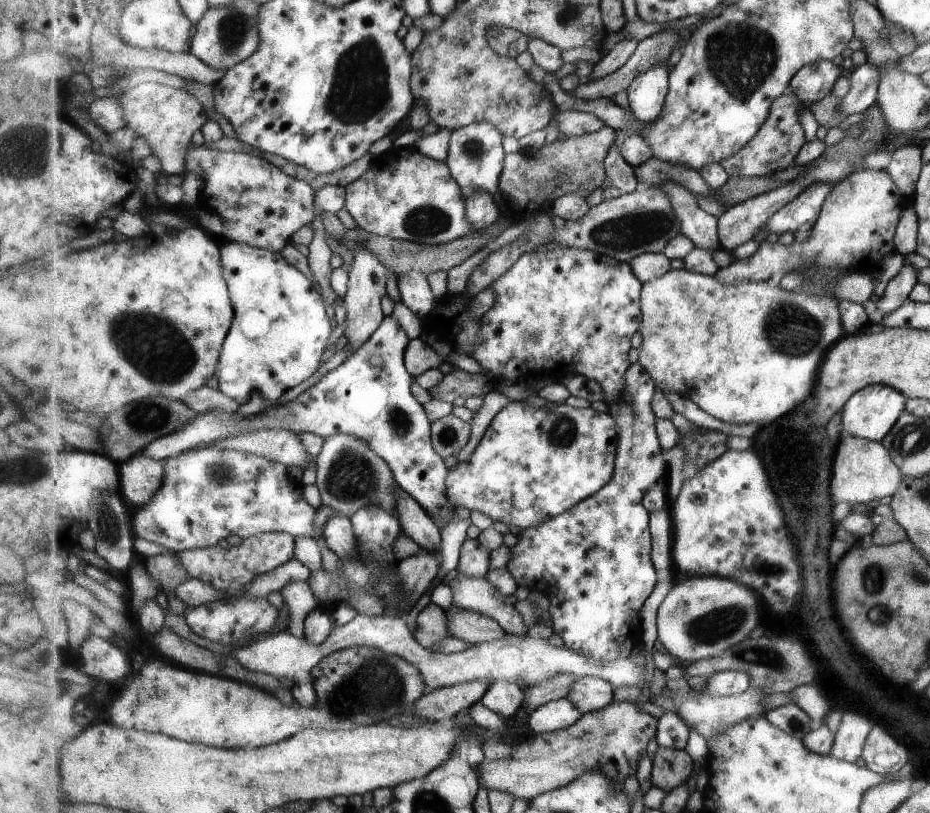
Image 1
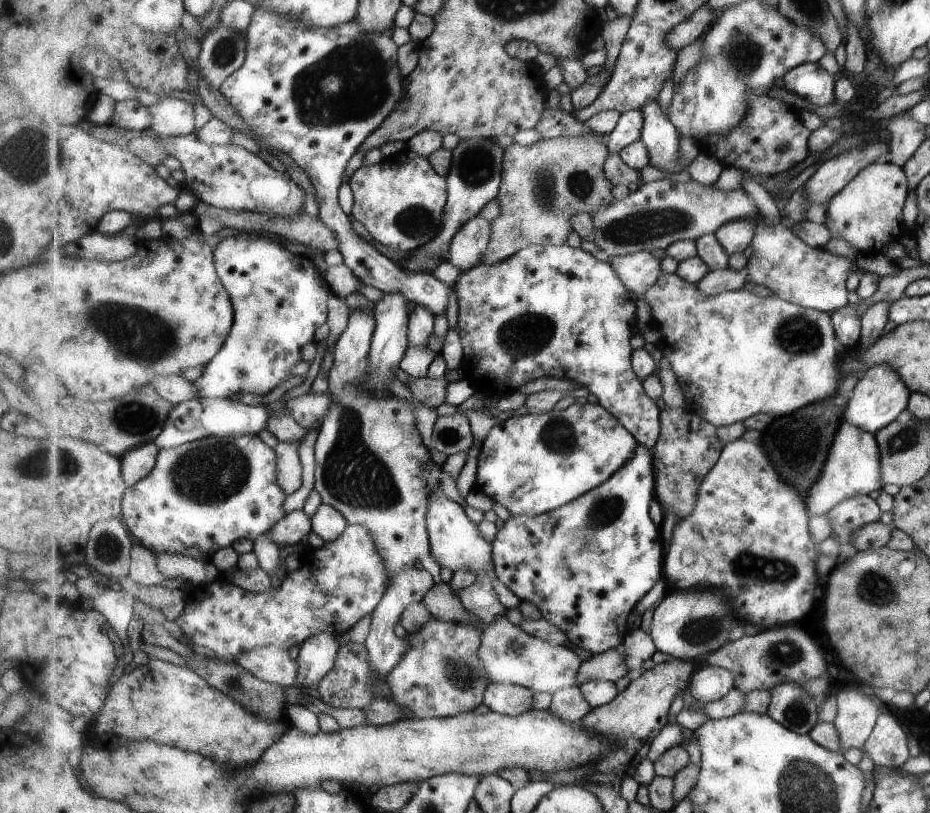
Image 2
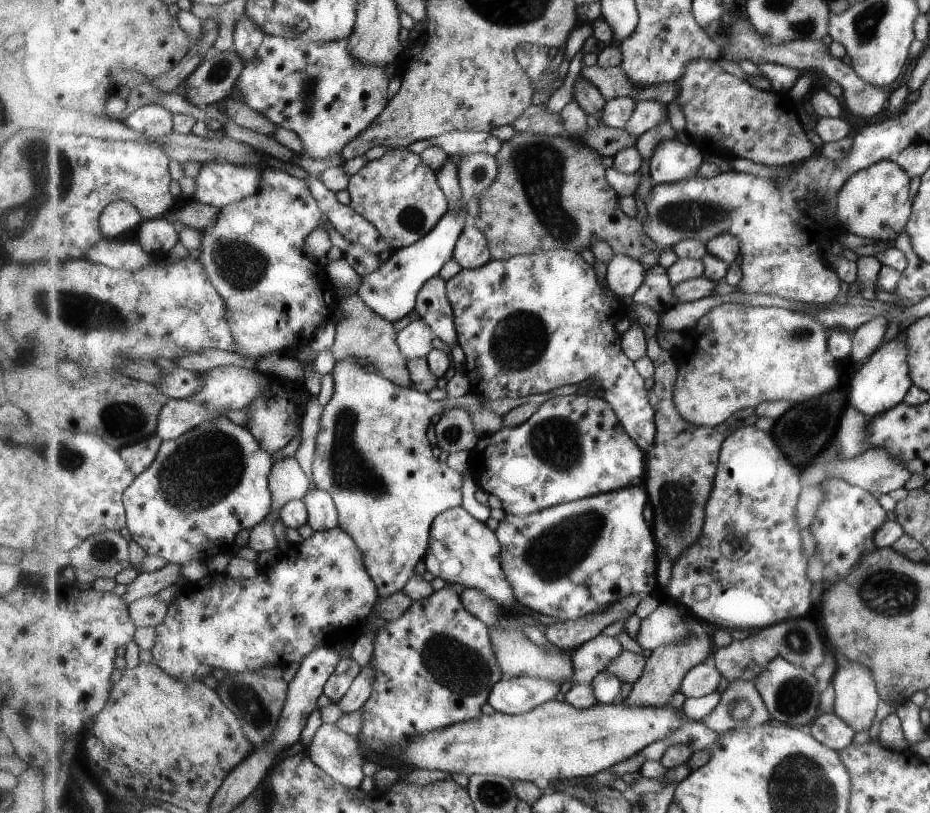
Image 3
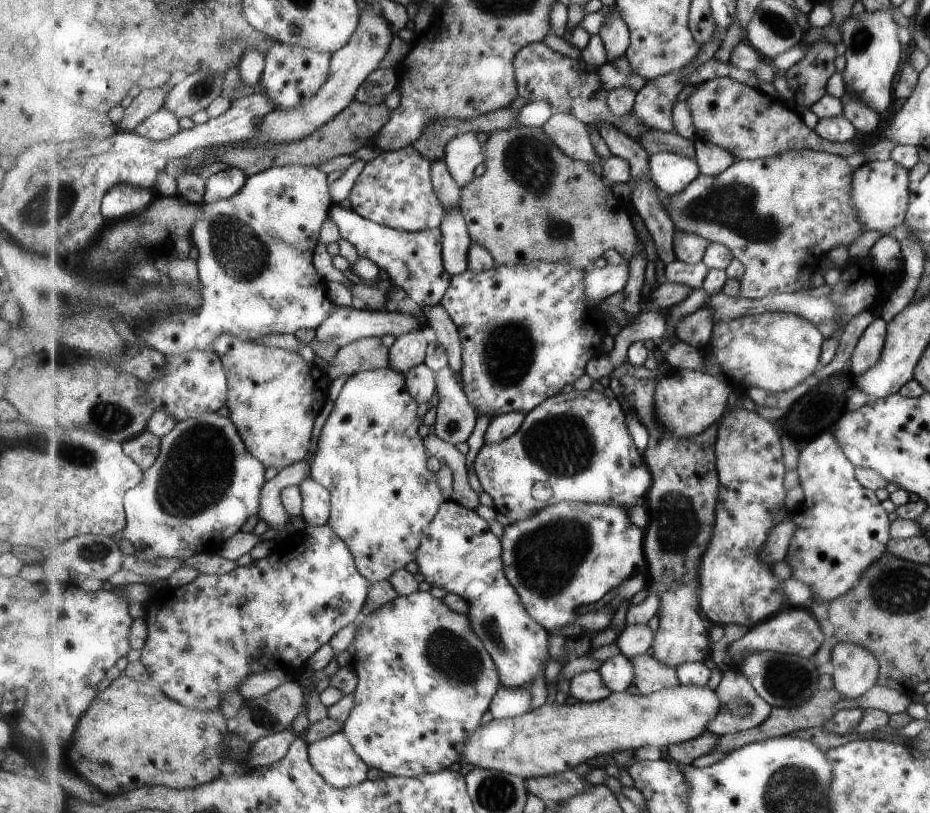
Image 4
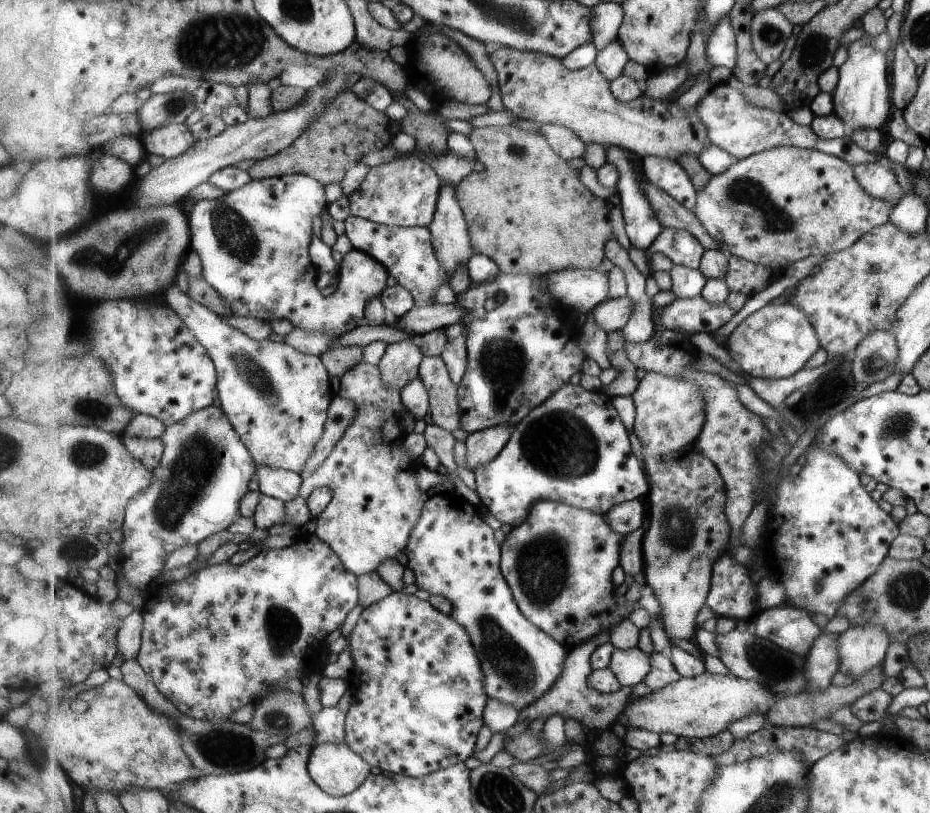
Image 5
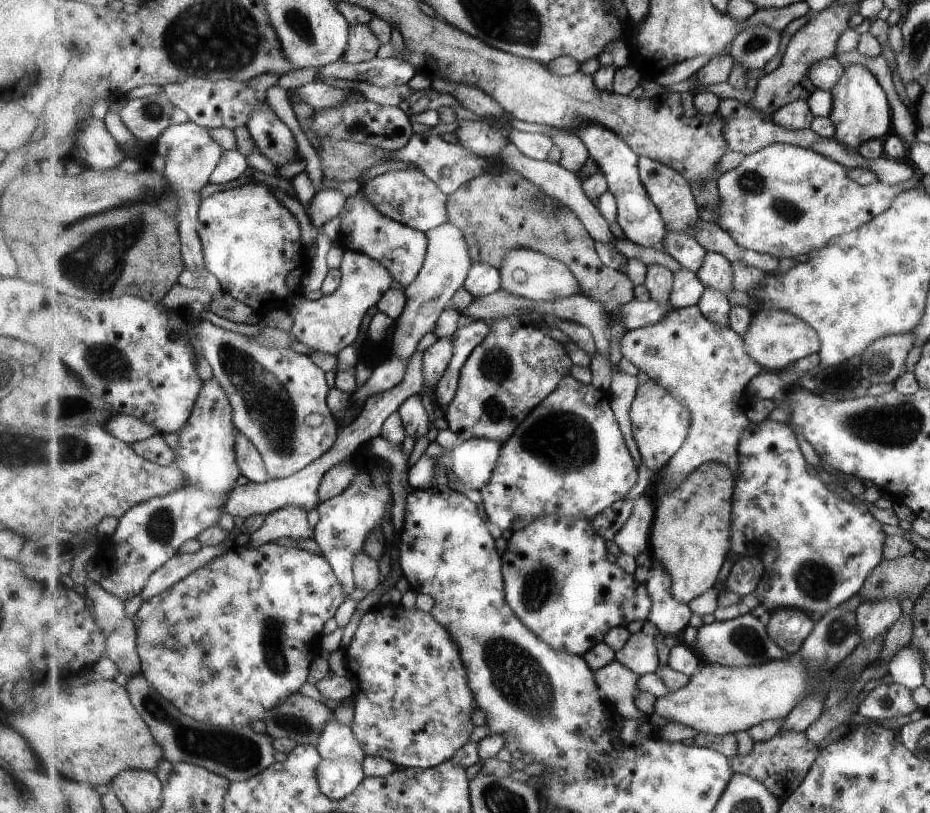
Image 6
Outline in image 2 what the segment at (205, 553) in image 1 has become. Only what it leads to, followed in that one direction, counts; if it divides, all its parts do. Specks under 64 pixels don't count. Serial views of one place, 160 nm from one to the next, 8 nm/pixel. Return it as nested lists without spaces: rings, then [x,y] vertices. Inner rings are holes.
[[[292,510],[285,515],[270,532],[270,539],[280,548],[285,545],[297,545],[303,542],[312,531],[312,518],[305,514],[305,510]]]

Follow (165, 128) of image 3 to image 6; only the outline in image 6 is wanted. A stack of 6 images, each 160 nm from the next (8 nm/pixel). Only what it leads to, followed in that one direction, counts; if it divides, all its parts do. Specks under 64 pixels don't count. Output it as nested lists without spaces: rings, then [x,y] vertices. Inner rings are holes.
[[[194,121],[170,125],[156,139],[152,149],[156,155],[163,157],[166,163],[164,172],[171,180],[172,189],[177,192],[177,202],[179,202],[179,215],[177,218],[180,225],[182,256],[185,265],[194,276],[199,276],[201,272],[208,271],[201,238],[199,238],[197,232],[199,229],[198,215],[203,201],[201,190],[209,184],[217,164],[223,158],[224,151],[221,149],[220,144],[211,138],[209,130],[199,126]]]

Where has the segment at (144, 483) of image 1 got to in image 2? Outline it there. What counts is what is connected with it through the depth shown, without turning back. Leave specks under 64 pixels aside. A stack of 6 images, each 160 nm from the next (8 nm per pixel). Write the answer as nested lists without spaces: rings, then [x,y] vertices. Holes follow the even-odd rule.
[[[153,441],[126,452],[121,460],[123,472],[128,486],[136,485],[156,467],[160,446]]]

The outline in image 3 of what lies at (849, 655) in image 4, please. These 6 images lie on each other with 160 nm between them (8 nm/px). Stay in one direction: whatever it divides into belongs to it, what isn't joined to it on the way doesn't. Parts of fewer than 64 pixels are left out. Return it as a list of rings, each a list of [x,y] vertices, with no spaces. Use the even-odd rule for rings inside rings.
[[[838,659],[837,671],[831,680],[837,695],[835,712],[853,727],[854,732],[868,730],[880,699],[873,677],[862,664]]]

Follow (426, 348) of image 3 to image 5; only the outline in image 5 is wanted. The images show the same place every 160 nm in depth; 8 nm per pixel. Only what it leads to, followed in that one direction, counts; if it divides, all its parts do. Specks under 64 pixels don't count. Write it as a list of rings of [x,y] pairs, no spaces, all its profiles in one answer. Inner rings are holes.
[[[403,340],[386,347],[378,364],[386,385],[401,391],[419,378],[425,354],[417,345],[416,340]]]

